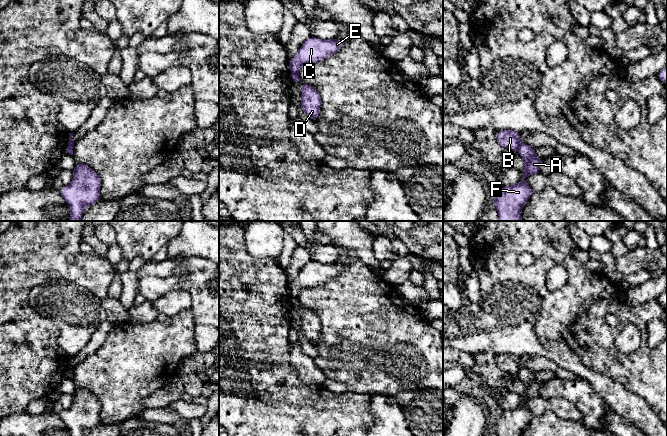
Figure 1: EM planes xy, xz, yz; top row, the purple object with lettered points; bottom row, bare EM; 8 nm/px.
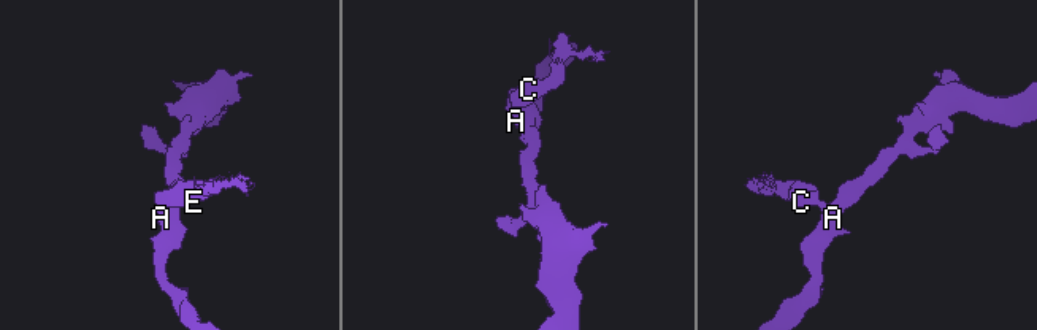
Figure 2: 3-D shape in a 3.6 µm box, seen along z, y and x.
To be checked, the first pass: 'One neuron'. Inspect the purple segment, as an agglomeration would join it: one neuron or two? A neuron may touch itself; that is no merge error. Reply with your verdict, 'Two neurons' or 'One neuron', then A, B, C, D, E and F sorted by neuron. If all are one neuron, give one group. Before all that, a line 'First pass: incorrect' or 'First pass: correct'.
First pass: incorrect
Two neurons. Groups: A D F / B C E

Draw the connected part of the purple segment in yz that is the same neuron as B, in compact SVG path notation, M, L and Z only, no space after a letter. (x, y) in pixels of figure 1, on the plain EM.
M500 354L495 358L497 366L509 375L517 373L520 369L520 357L515 354Z

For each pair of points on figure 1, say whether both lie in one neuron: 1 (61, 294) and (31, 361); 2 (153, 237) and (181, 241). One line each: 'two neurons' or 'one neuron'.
1: two neurons
2: two neurons

